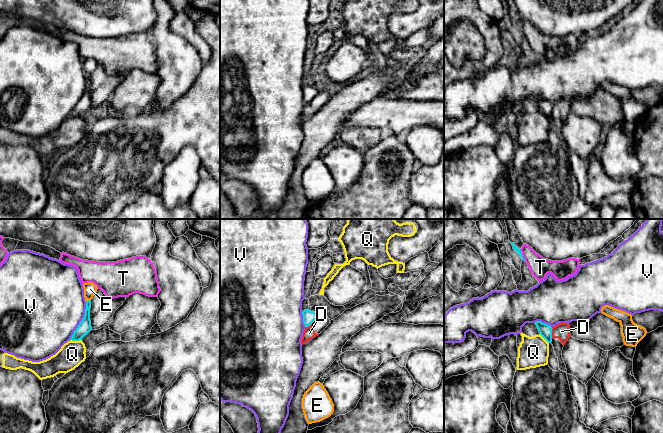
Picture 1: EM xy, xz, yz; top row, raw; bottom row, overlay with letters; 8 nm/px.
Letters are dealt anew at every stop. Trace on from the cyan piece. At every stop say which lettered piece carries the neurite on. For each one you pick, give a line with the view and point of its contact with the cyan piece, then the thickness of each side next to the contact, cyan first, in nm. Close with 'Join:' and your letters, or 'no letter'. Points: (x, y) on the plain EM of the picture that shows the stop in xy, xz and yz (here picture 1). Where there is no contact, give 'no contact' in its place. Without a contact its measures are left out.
Join: no letter

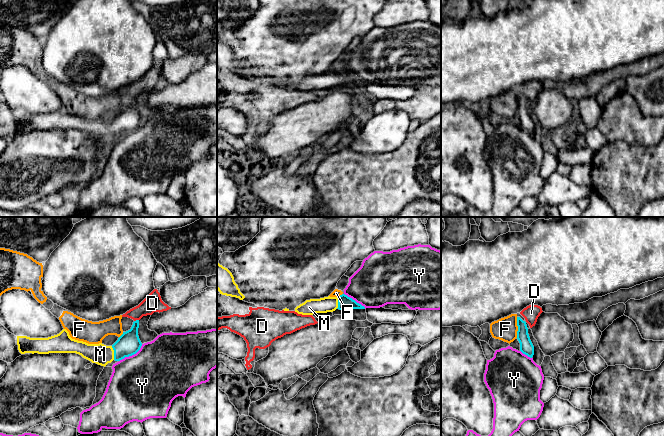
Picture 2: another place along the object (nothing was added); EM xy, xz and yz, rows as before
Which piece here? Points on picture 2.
M: xy (114, 129) | 190/160 nm
Join: M

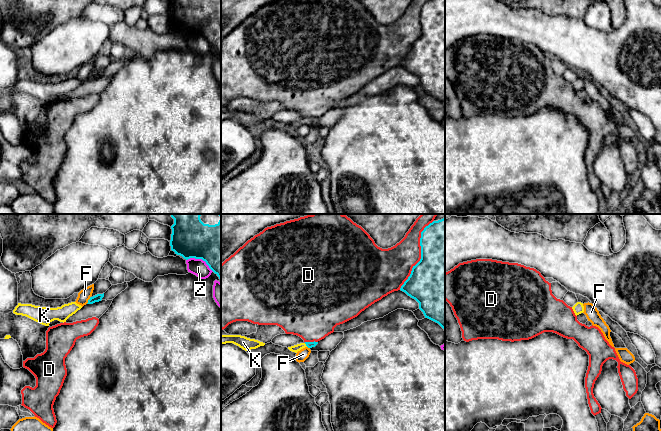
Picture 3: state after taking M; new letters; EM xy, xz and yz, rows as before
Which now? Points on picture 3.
K: xz (306, 121) | 50/60 nm
Join: K

